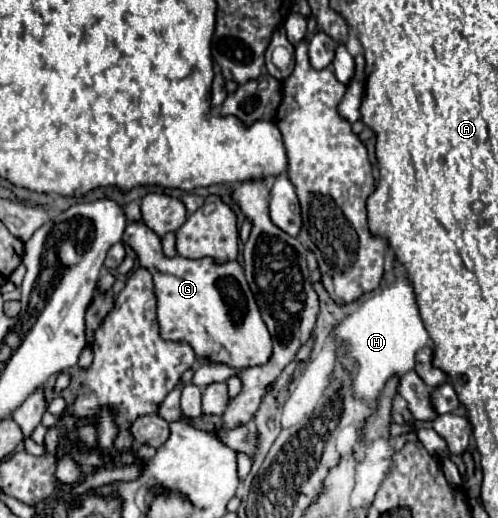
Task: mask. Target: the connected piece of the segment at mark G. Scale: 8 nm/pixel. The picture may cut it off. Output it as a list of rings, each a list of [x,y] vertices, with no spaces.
[[[142,221],[129,222],[122,240],[139,254],[141,266],[153,276],[157,320],[165,340],[189,342],[199,364],[221,362],[231,368],[249,368],[267,362],[267,356],[271,356],[271,336],[237,260],[217,264],[213,258],[165,258],[159,236],[155,236]]]

